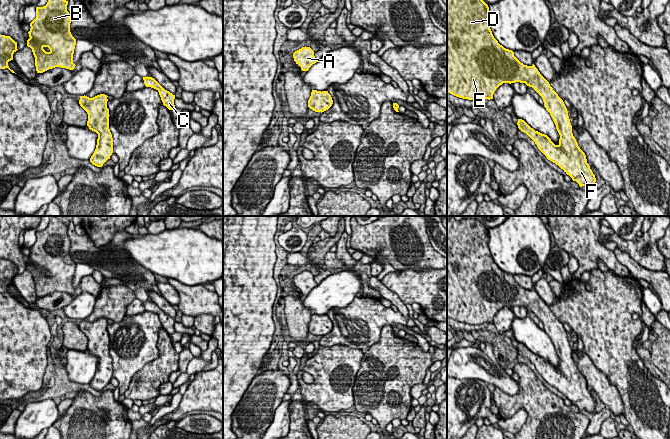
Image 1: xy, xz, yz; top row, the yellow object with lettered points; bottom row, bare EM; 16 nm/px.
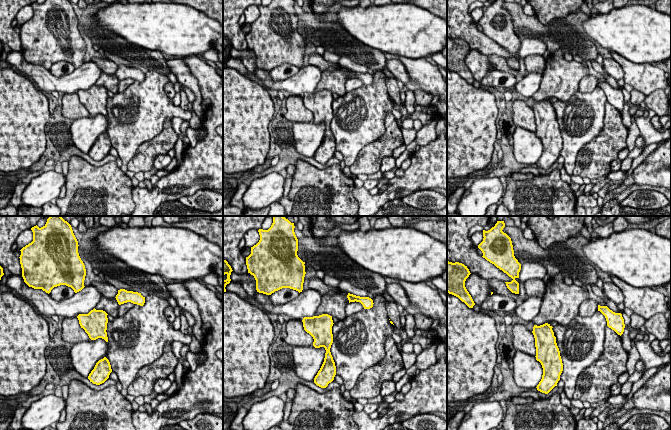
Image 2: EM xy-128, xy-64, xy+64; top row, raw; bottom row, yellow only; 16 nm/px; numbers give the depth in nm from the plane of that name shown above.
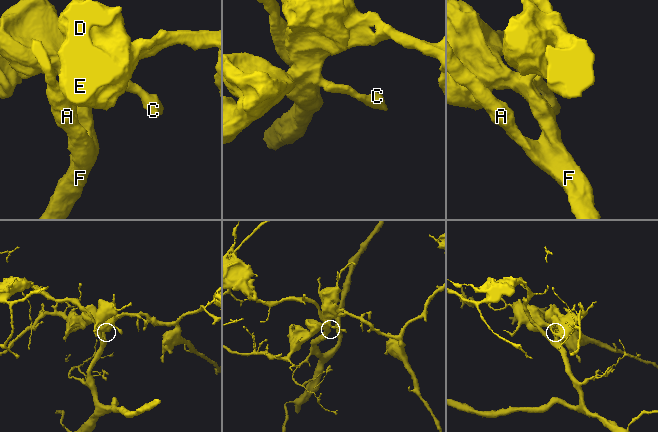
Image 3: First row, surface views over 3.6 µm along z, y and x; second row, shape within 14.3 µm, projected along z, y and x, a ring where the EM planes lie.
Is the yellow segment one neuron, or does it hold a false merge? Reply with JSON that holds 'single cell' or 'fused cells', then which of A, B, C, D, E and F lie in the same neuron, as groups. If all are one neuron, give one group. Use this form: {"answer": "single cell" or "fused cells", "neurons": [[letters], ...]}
{"answer": "single cell", "neurons": [["A", "B", "C", "D", "E", "F"]]}

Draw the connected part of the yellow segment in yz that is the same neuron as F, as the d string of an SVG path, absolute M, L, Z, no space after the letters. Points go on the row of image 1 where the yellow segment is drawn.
M447 0L447 92L459 98L479 101L482 99L493 99L494 92L503 83L511 84L520 82L532 87L542 97L544 107L550 113L556 125L556 129L560 135L559 144L555 145L547 135L535 131L522 119L518 119L518 128L535 142L538 149L548 160L563 169L580 187L585 186L590 192L596 190L595 175L587 163L585 153L580 149L573 136L572 125L563 100L553 90L549 82L540 74L534 64L532 66L524 65L514 56L512 50L506 49L498 43L492 34L488 19L489 7L483 0Z

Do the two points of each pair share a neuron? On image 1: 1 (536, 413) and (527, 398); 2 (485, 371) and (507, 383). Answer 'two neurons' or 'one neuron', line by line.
1: one neuron
2: one neuron

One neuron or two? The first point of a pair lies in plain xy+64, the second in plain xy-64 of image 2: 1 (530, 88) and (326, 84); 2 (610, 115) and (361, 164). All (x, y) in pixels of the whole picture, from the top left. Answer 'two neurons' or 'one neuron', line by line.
1: two neurons
2: one neuron

